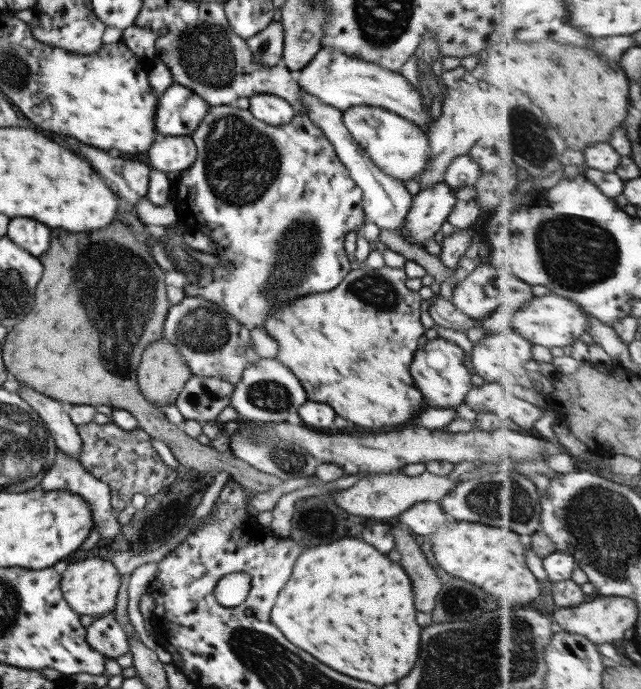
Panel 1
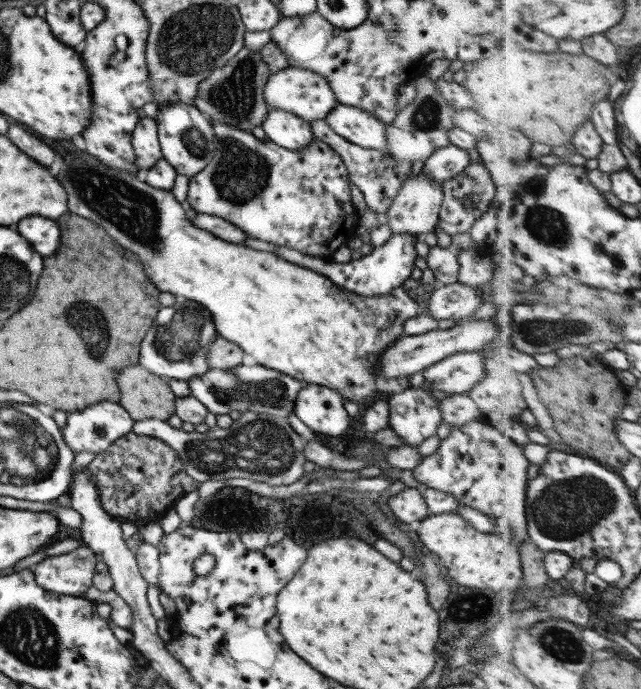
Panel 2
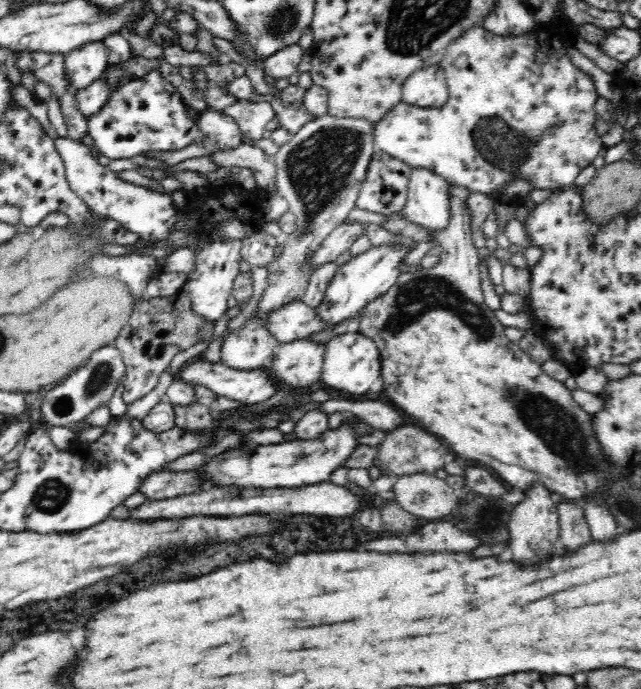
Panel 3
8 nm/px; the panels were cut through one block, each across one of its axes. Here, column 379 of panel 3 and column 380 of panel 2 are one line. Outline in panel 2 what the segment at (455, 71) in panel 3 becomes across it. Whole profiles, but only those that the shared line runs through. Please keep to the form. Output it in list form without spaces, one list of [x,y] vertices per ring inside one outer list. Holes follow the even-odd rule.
[[[337,103],[324,120],[335,134],[357,146],[377,150],[385,148],[385,123],[367,110]]]

